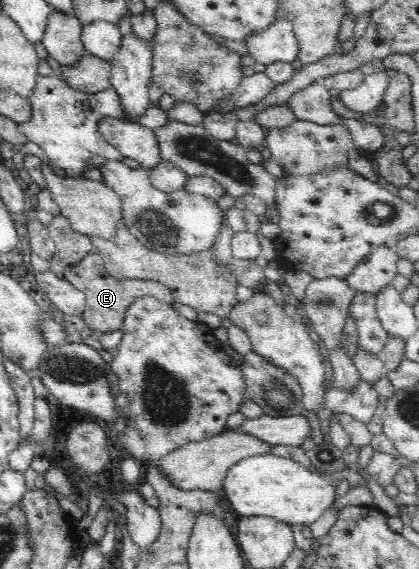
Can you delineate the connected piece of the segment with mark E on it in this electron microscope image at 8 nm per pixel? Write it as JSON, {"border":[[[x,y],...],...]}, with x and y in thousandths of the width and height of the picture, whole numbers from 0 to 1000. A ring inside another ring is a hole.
{"border":[[[220,443],[198,452],[184,466],[155,469],[153,489],[205,520],[205,541],[196,552],[196,561],[208,564],[208,571],[217,578],[232,578],[232,582],[246,582],[246,585],[291,578],[303,541],[341,520],[360,520],[399,534],[415,529],[408,510],[384,496],[339,490],[282,492],[272,489],[255,480],[246,450]]]}

